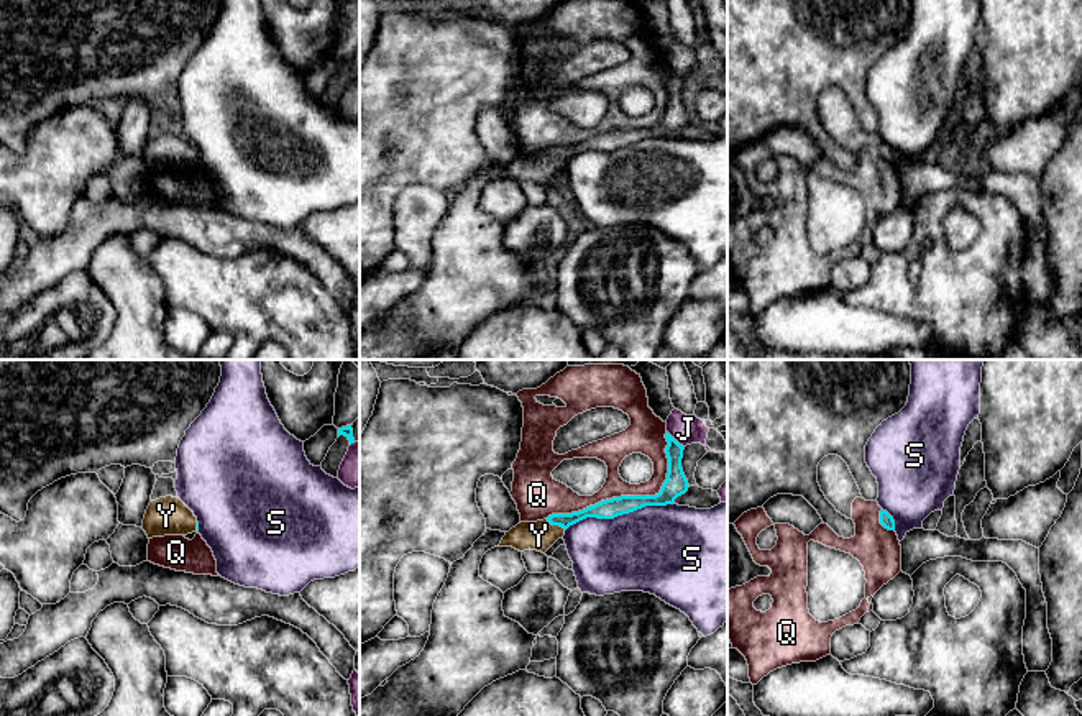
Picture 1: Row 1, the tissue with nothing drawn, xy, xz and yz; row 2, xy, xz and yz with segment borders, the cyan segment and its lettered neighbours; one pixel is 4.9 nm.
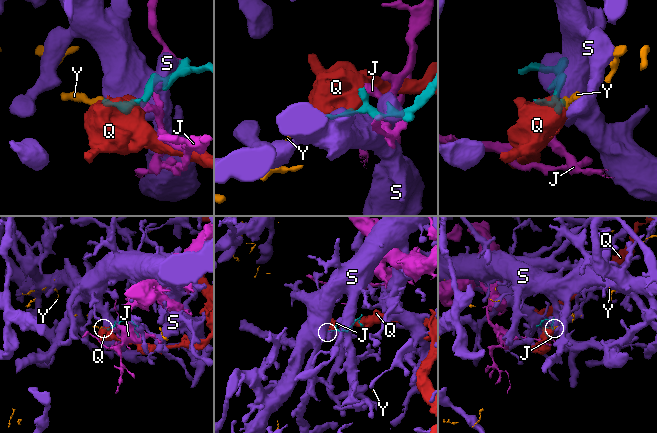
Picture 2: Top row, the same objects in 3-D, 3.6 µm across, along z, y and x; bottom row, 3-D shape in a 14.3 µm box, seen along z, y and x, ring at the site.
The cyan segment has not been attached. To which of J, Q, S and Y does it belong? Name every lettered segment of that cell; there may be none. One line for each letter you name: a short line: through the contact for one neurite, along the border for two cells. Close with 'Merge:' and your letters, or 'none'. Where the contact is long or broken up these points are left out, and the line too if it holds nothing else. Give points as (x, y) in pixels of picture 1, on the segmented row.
Y: line xz (603, 509), (555, 524), (539, 536)
Merge: Y

